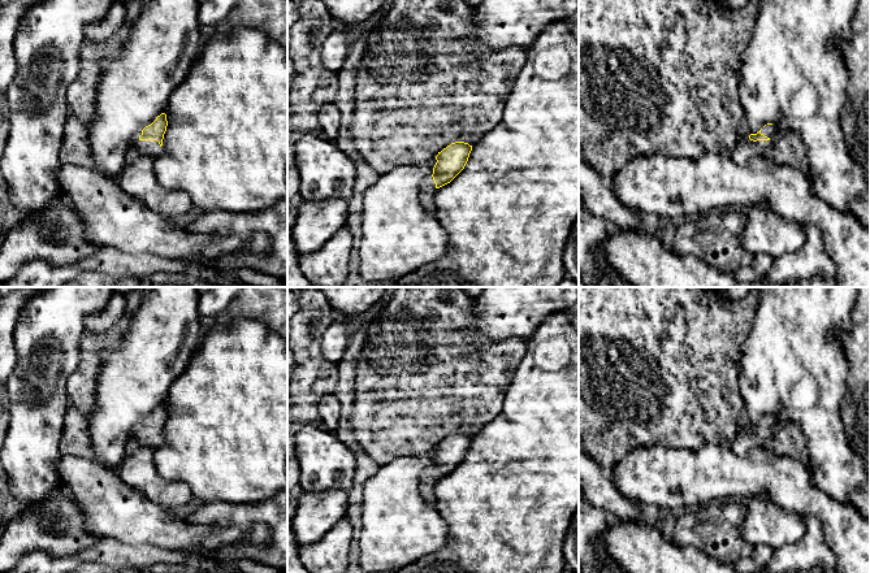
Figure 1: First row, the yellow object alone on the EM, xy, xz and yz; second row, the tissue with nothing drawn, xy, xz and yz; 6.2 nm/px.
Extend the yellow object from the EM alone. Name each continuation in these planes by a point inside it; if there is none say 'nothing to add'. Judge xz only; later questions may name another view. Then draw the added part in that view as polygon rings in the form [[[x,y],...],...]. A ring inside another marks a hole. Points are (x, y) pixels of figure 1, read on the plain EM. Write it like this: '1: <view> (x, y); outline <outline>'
1: xz (428, 480); outline [[[428,466],[423,470],[420,476],[420,492],[425,500],[437,507],[437,496],[433,491],[436,485],[436,474],[432,466]]]

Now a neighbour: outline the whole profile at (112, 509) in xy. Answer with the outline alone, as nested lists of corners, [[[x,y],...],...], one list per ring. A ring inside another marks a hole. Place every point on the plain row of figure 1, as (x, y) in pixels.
[[[61,455],[57,473],[62,486],[83,511],[86,529],[101,539],[177,551],[198,550],[207,555],[215,555],[239,544],[246,537],[244,529],[238,526],[205,528],[187,524],[172,511],[153,504],[142,492],[126,485],[120,478],[117,469],[109,469],[95,459]]]

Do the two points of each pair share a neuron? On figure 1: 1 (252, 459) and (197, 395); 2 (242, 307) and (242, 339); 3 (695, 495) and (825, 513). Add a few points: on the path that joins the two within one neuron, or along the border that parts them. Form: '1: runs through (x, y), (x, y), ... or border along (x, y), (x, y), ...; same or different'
1: runs through (238, 443), (230, 435), (230, 429), (212, 411); same
2: border along (230, 320), (254, 318), (263, 322), (271, 330); different
3: runs through (727, 482), (786, 482), (792, 489); same

